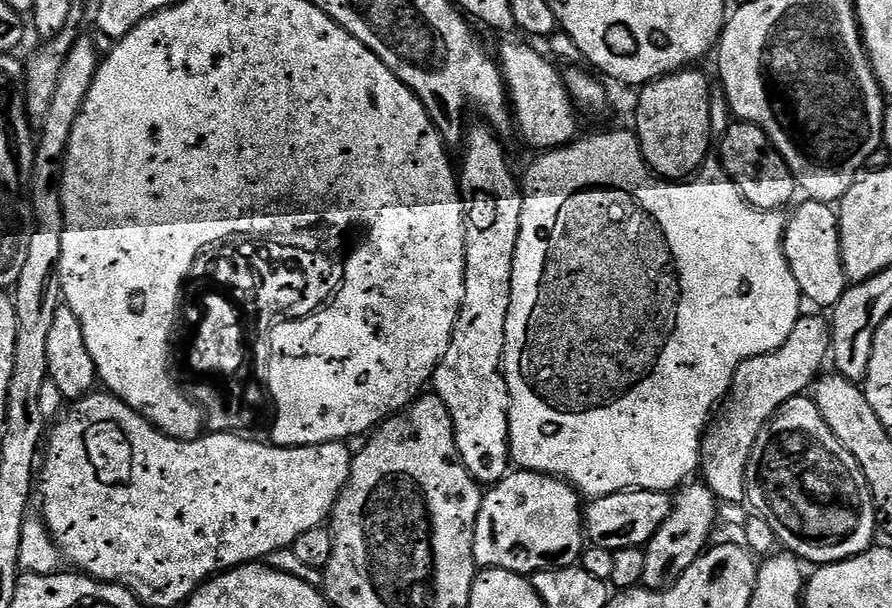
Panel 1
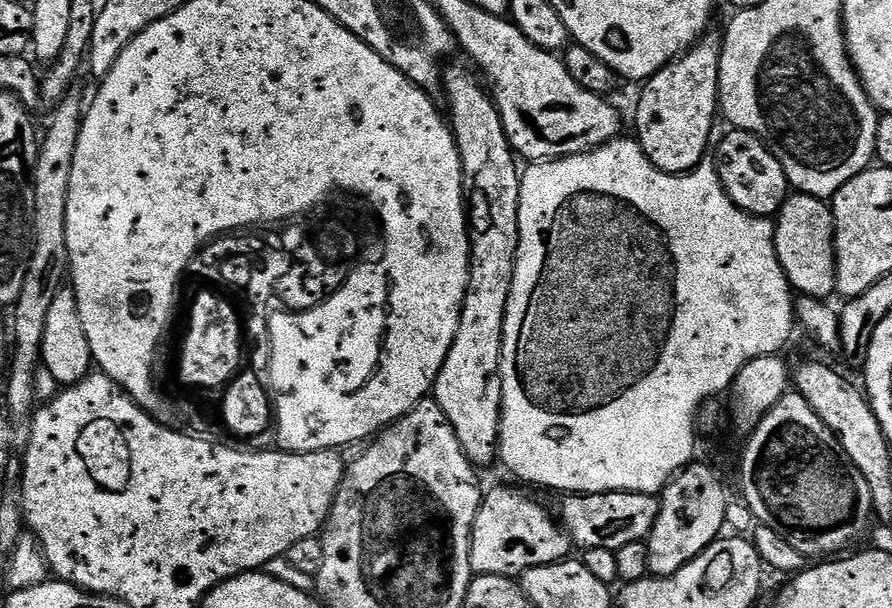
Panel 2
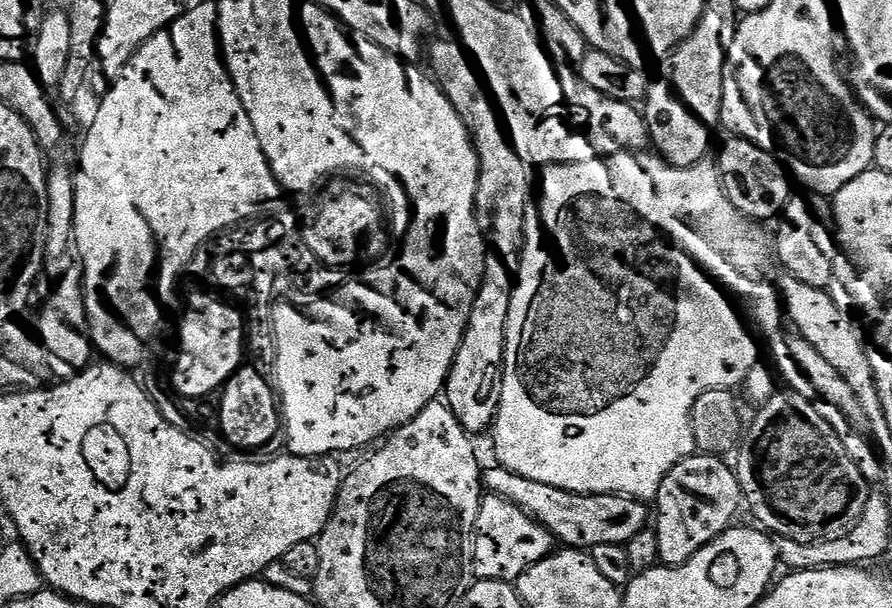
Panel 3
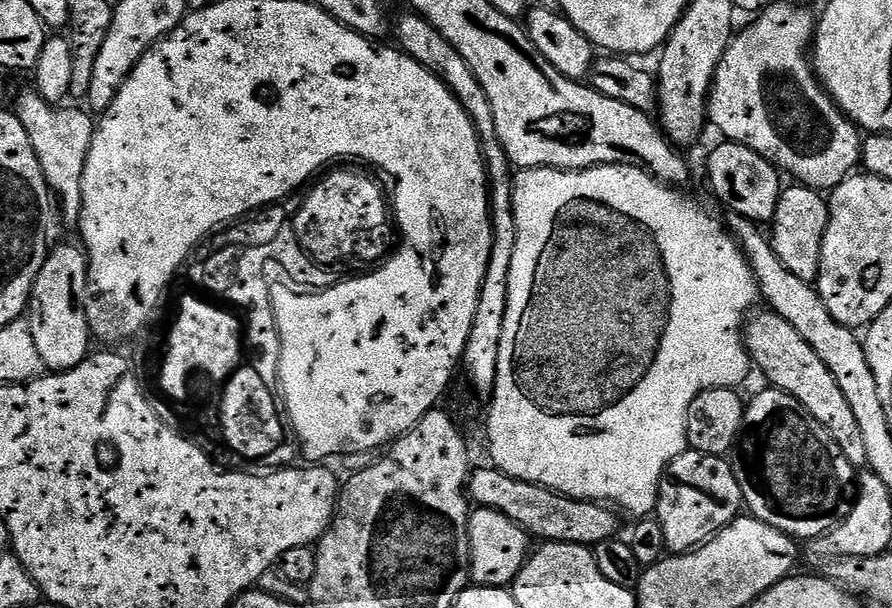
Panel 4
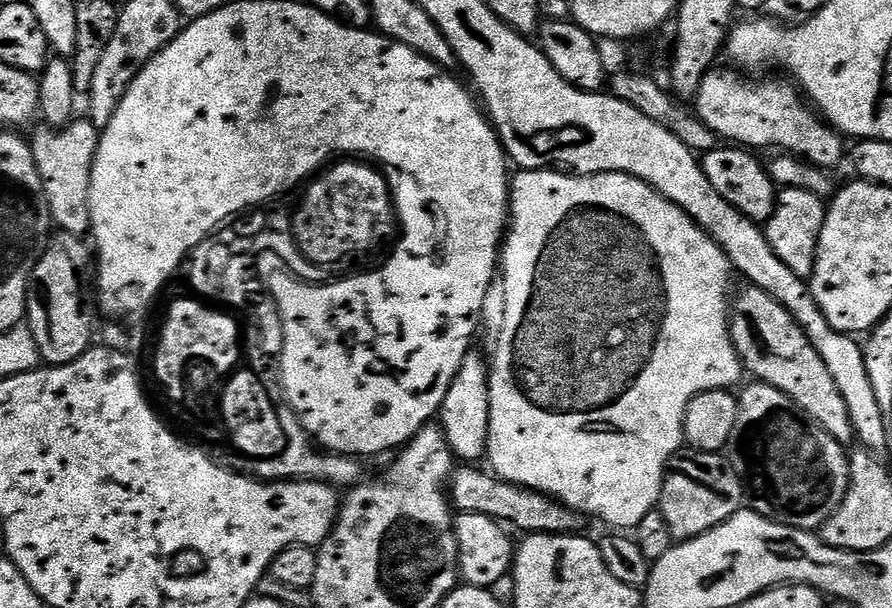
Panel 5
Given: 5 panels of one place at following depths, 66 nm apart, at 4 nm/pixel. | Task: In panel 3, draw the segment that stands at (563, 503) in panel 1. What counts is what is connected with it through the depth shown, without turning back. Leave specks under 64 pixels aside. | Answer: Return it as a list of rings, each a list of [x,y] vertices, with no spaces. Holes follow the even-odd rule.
[[[488,494],[481,499],[472,542],[472,575],[476,580],[515,582],[525,570],[551,556],[553,551],[552,535],[520,508],[500,496]]]

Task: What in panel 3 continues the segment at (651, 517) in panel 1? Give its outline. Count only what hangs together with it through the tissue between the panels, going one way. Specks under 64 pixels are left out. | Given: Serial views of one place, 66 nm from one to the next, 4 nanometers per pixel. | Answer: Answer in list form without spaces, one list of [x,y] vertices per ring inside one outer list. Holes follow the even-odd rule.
[[[493,466],[485,467],[482,472],[482,484],[493,496],[500,496],[503,500],[518,507],[552,535],[553,541],[559,542],[564,548],[590,550],[599,544],[627,544],[634,534],[641,532],[649,523],[650,508],[643,500],[634,500],[630,496],[585,496],[583,492],[567,492],[554,486],[546,486],[546,482],[534,482],[530,478],[522,478],[514,474],[509,468]]]

